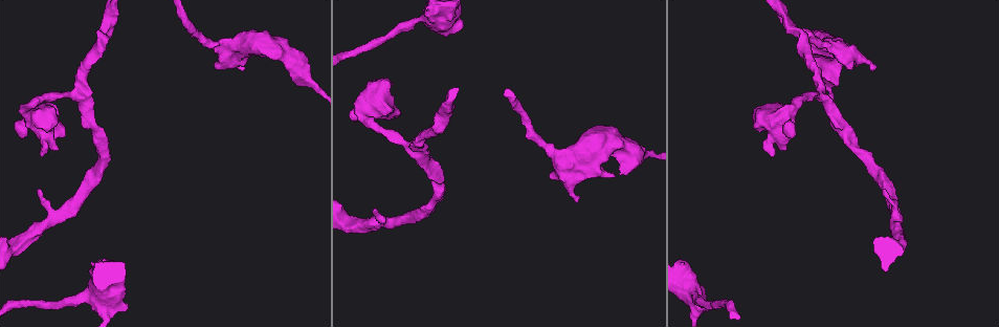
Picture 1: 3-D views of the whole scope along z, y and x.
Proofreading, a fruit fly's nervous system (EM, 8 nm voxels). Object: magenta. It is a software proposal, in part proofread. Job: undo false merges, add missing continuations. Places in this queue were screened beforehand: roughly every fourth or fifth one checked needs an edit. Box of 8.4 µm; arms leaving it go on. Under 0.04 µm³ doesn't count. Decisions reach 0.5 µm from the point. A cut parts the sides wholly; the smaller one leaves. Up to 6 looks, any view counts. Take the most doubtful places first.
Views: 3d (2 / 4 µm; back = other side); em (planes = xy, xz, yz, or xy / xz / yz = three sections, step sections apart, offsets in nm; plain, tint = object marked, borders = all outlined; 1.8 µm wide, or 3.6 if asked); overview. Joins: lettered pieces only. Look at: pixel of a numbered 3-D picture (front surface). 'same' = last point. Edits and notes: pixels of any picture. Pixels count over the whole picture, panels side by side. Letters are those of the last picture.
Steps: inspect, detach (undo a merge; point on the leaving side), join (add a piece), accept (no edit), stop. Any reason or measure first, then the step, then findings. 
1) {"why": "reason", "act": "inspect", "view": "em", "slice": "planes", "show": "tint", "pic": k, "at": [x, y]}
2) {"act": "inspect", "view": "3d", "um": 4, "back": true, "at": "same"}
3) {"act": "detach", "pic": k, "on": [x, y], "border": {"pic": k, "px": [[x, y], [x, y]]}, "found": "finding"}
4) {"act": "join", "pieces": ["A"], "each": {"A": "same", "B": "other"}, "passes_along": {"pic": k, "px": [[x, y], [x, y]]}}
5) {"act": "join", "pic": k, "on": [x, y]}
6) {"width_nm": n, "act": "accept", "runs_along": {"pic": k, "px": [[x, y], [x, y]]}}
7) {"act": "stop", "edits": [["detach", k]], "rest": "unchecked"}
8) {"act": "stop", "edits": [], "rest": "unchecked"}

{"why": "arms part here", "act": "inspect", "view": "3d", "um": 4, "pic": 1, "at": [821, 95]}

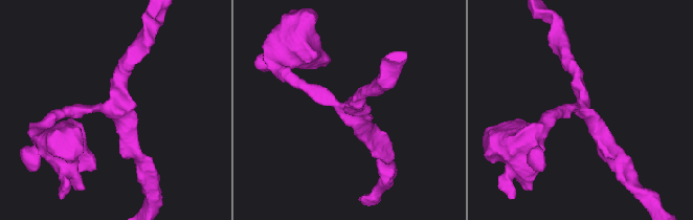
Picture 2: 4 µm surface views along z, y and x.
{"arms": 3, "arm_widths_nm": [200, 220, 260], "why": "need the tissue", "act": "inspect", "view": "em", "slice": "xy", "step": 8, "show": "plain", "pic": 2, "at": [112, 110]}

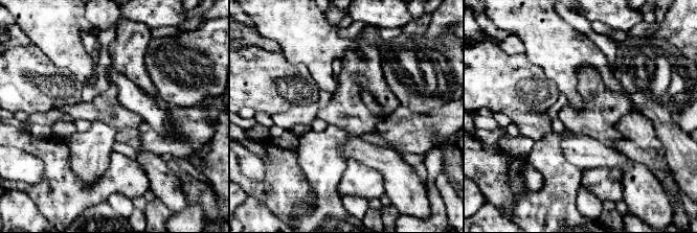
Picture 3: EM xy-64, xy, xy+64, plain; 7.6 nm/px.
{"why": "what lies round it", "act": "inspect", "view": "em", "slice": "xy", "step": 8, "show": "borders", "at": "same"}

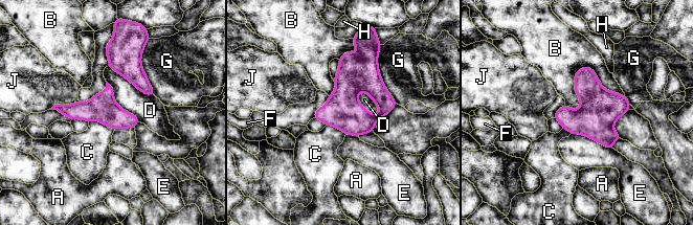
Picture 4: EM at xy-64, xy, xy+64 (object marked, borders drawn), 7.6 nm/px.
{"act": "accept", "each": {"A": "other", "B": "other", "C": "other", "D": "other", "E": "other", "F": "other", "G": "other", "H": "other", "J": "other"}, "runs_along": {"pic": 4, "px": [[57, 107], [107, 111], [135, 121]]}, "found": "all the same neuron"}

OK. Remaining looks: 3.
{"why": "sharp bend", "act": "inspect", "view": "em", "um": 3.6, "slice": "planes", "show": "borders", "pic": 1, "at": [694, 296]}

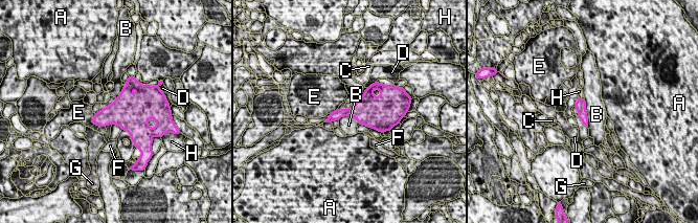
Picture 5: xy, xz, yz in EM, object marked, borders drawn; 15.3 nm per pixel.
{"act": "accept", "each": {"A": "other", "B": "other", "C": "other", "D": "other", "E": "other", "F": "other", "G": "other", "H": "other"}, "border": {"pic": 5, "px": [[584, 99], [587, 127]]}, "found": "all the same neuron"}

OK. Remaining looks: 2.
{"why": "free end", "act": "inspect", "view": "em", "slice": "planes", "show": "borders", "pic": 1, "at": [351, 118]}

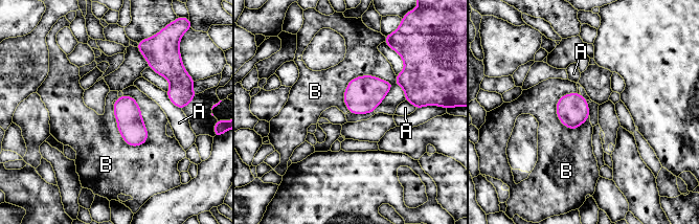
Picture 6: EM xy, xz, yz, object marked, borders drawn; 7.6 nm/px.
{"act": "accept", "each": {"A": "other", "B": "other"}, "border": {"pic": 6, "px": [[123, 94], [147, 130], [138, 147]]}, "found": "no lettered piece goes on from it"}

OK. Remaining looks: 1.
{"act": "stop", "edits": [], "rest": "unchecked"}

